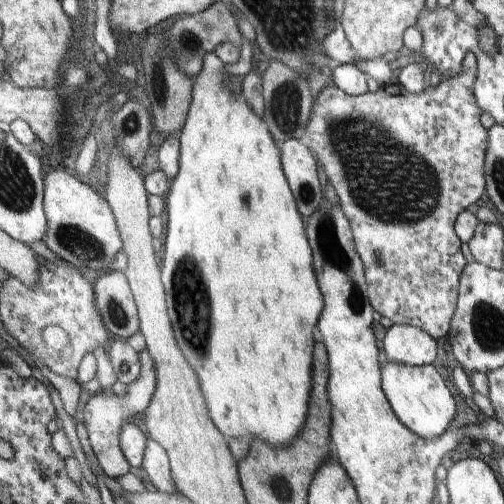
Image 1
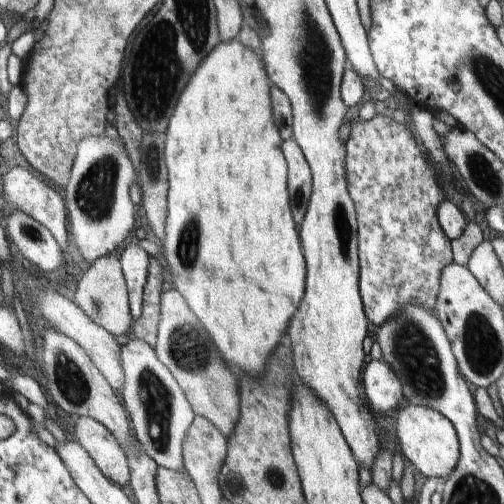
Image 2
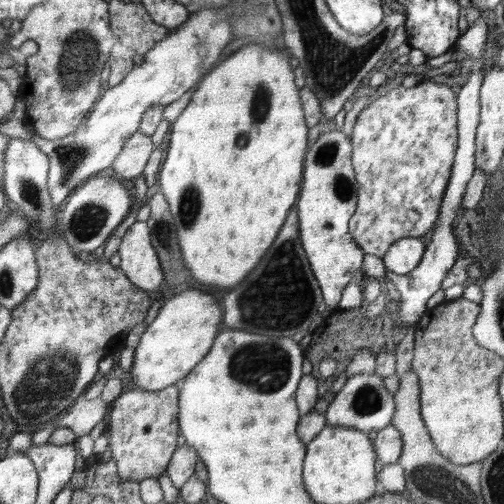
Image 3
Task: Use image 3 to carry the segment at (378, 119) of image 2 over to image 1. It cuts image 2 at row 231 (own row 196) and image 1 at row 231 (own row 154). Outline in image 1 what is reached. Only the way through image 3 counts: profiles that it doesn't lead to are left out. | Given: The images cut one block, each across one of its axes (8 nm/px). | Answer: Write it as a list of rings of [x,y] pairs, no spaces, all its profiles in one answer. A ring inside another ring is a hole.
[[[461,72],[459,76],[441,80],[437,86],[423,88],[419,94],[409,94],[407,90],[403,90],[403,86],[399,86],[399,84],[391,86],[389,84],[389,86],[377,88],[375,92],[367,92],[367,94],[355,96],[355,98],[345,94],[345,92],[341,92],[337,86],[323,86],[319,90],[319,94],[315,96],[313,104],[311,104],[307,126],[305,126],[305,140],[303,142],[309,148],[309,152],[313,152],[317,166],[323,168],[327,184],[337,194],[339,210],[341,210],[341,214],[349,222],[349,228],[351,228],[351,234],[353,234],[353,242],[355,242],[355,250],[357,250],[357,254],[361,258],[361,264],[363,264],[371,308],[375,312],[379,312],[381,316],[389,318],[389,322],[393,326],[413,326],[413,328],[419,328],[425,334],[429,334],[435,342],[439,338],[447,336],[447,332],[449,332],[449,322],[451,322],[451,316],[453,316],[455,306],[457,306],[459,274],[467,266],[467,262],[465,262],[465,258],[461,254],[461,246],[463,244],[457,238],[453,226],[455,226],[457,216],[465,208],[475,204],[481,198],[481,194],[485,192],[483,162],[485,162],[487,130],[481,126],[481,114],[483,112],[479,110],[475,98],[473,98],[473,82],[475,82],[475,72]]]

